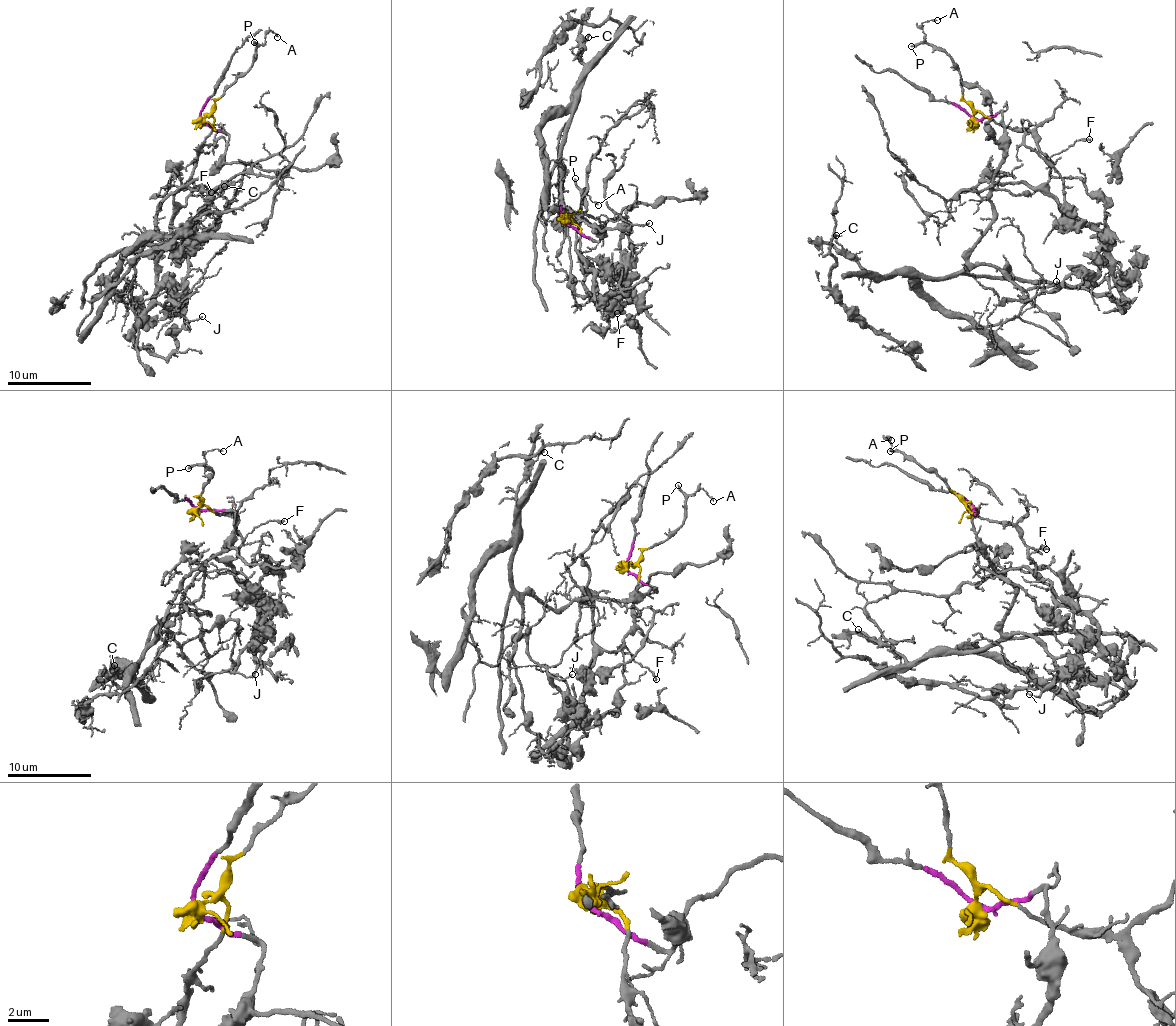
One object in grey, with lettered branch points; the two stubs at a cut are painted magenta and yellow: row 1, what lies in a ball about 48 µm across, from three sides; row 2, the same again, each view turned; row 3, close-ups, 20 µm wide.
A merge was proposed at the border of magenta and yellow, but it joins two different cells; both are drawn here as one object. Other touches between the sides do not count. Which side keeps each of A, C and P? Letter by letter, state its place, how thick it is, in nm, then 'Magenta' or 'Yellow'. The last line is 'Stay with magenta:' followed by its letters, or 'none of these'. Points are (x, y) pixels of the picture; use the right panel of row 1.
A: Place: (937, 20). Thickness 120 nm. Yellow
C: Place: (836, 235). Thickness 140 nm. Magenta
P: Place: (911, 46). Thickness 190 nm. Yellow
Stay with magenta: C

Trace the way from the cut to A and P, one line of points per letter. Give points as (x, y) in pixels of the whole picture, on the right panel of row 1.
A: (974, 118), (949, 56), (924, 40), (922, 25), (936, 20)
P: (974, 118), (949, 56), (928, 44), (910, 46)

